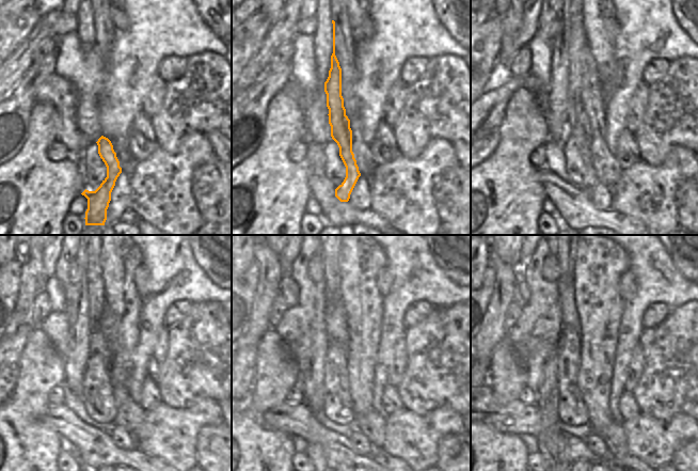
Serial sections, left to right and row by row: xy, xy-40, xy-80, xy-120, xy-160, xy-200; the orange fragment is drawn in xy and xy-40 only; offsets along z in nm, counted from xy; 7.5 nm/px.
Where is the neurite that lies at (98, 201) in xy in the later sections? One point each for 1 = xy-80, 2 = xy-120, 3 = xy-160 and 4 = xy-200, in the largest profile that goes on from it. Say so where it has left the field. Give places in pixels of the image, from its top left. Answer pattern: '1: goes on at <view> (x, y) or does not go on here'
1: goes on at xy-80 (577, 40)
2: goes on at xy-120 (95, 283)
3: goes on at xy-160 (330, 256)
4: goes on at xy-200 (567, 256)

